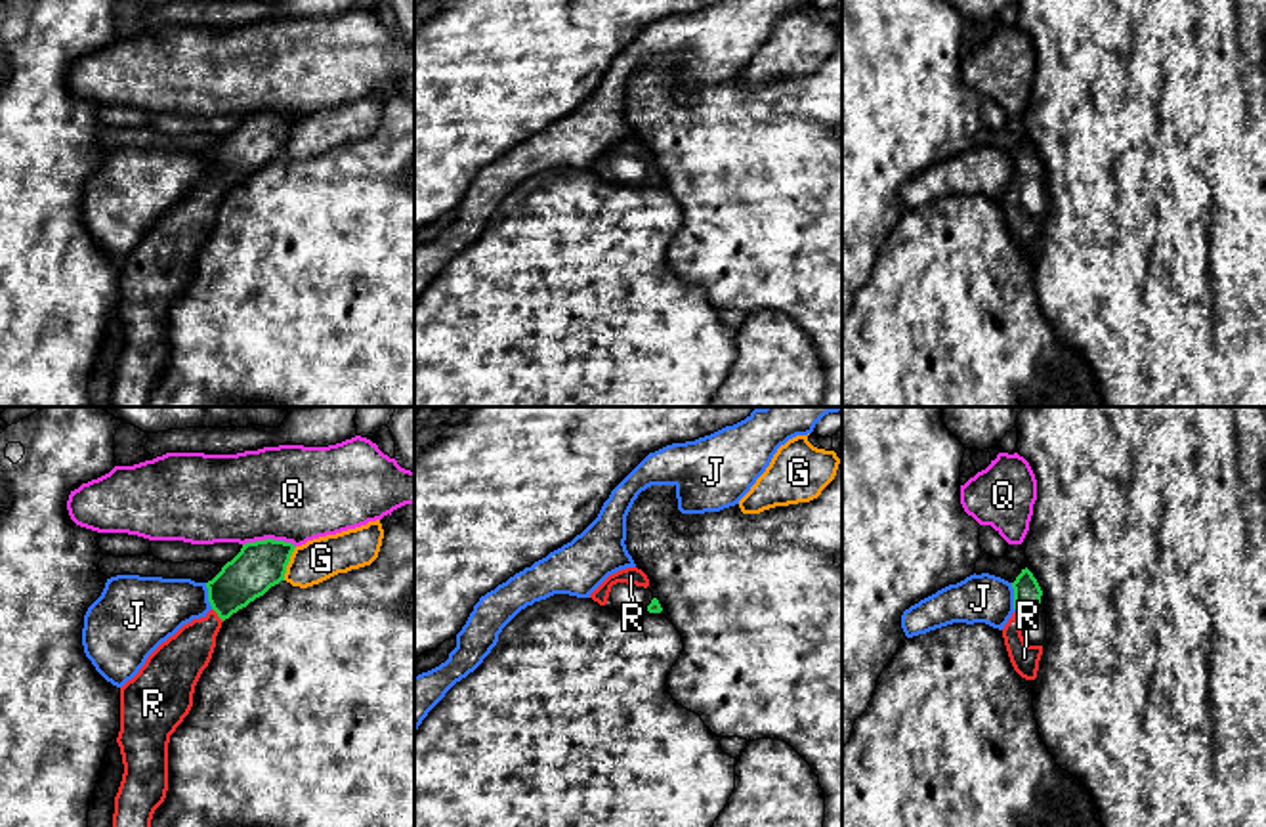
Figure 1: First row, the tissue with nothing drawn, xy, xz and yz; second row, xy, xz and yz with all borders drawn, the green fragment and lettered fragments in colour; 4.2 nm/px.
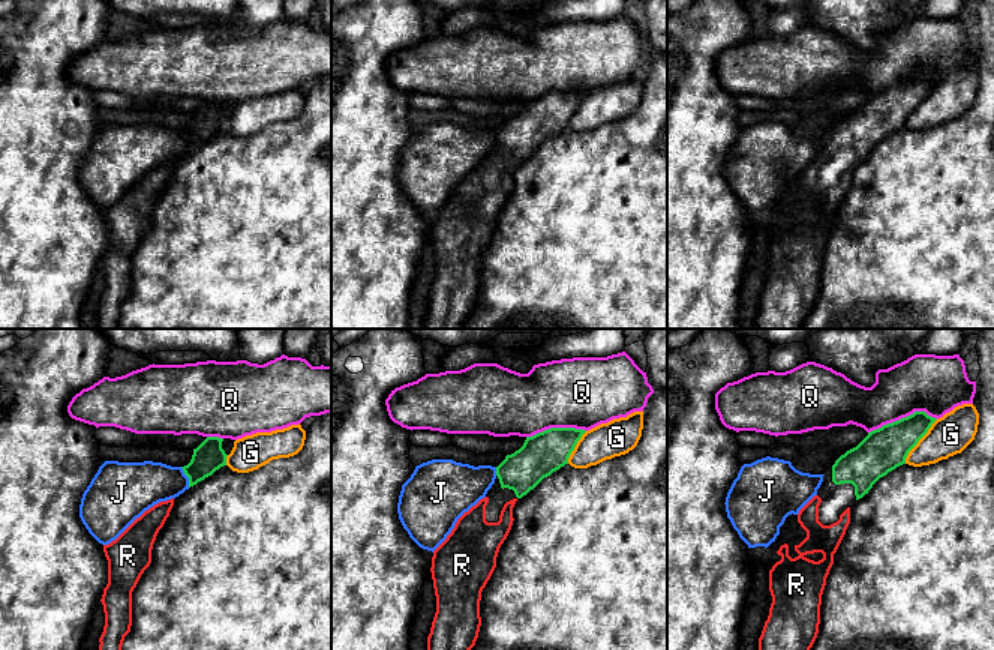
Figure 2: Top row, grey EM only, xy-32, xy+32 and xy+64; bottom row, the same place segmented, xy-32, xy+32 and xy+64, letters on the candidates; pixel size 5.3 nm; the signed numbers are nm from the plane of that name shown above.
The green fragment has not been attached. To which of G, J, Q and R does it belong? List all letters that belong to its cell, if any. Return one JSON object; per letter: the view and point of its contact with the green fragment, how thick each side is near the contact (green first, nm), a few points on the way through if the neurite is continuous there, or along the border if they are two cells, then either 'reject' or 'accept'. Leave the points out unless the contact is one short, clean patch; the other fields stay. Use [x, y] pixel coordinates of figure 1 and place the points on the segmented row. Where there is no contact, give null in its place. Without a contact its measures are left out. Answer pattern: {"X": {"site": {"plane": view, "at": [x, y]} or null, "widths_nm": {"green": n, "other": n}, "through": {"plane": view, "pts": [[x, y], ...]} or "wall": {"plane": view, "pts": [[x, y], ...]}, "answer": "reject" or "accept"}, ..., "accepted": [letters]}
{"G": {"site": {"plane": "xy", "at": [287, 564]}, "widths_nm": {"green": 200, "other": 180}, "answer": "reject"}, "J": {"site": {"plane": "yz", "at": [1014, 596]}, "widths_nm": {"green": 110, "other": 200}, "wall": {"plane": "yz", "pts": [[1011, 583], [1016, 610]]}, "answer": "reject"}, "Q": {"site": {"plane": "xy", "at": [270, 539]}, "widths_nm": {"green": 200, "other": 400}, "answer": "reject"}, "R": {"site": {"plane": "xy", "at": [218, 615]}, "widths_nm": {"green": 200, "other": 200}, "through": {"plane": "xy", "pts": [[254, 570], [226, 598], [218, 615], [180, 661]]}, "answer": "accept"}, "accepted": ["R"]}

